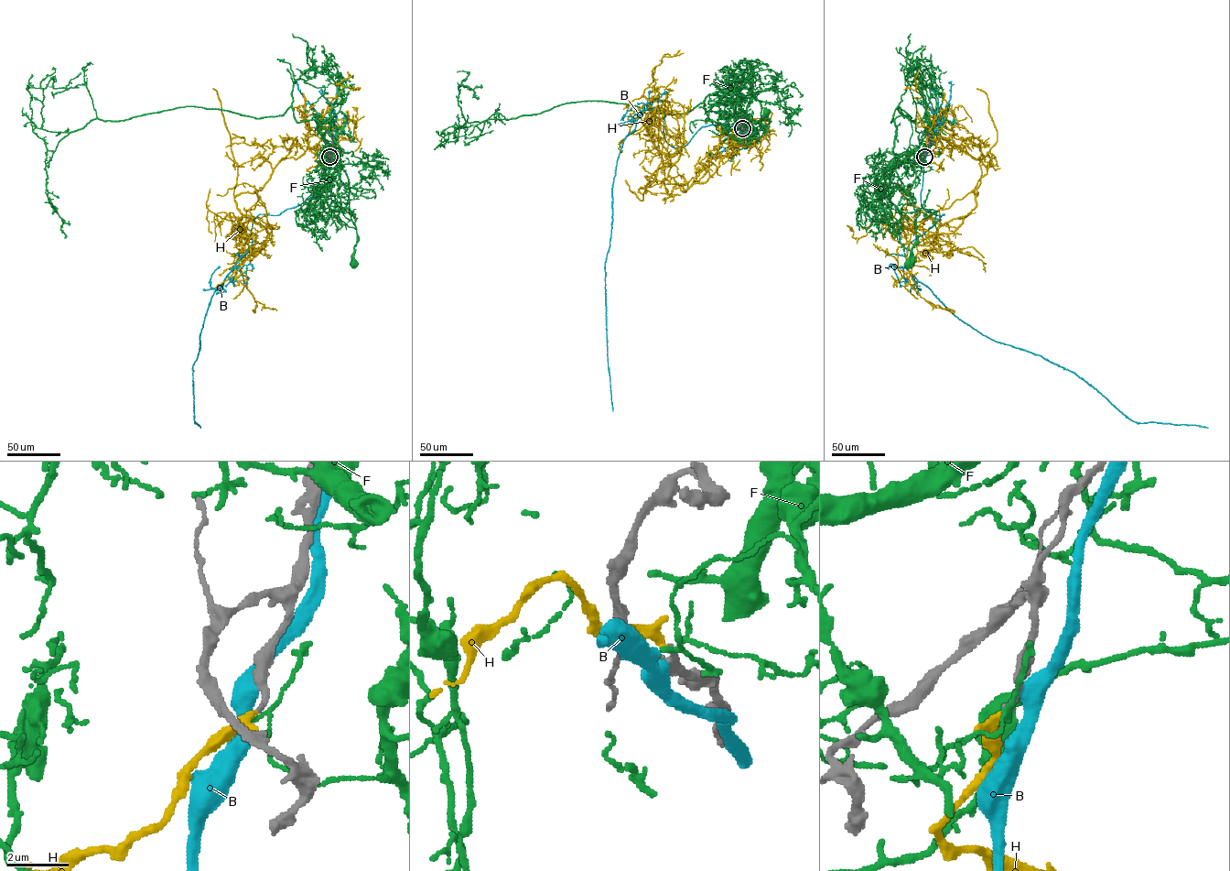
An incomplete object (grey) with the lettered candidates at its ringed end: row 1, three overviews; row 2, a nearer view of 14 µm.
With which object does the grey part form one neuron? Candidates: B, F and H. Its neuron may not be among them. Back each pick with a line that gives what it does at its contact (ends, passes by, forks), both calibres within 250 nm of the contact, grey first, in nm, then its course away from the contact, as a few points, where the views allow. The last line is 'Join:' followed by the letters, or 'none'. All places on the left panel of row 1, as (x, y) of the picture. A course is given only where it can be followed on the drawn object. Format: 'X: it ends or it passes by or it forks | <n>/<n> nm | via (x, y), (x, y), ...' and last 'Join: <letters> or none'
H: it passes by | 190/200 nm | via (329, 157), (319, 164), (326, 152), (307, 147), (282, 159), (239, 231), (245, 286), (276, 310)
Join: H

